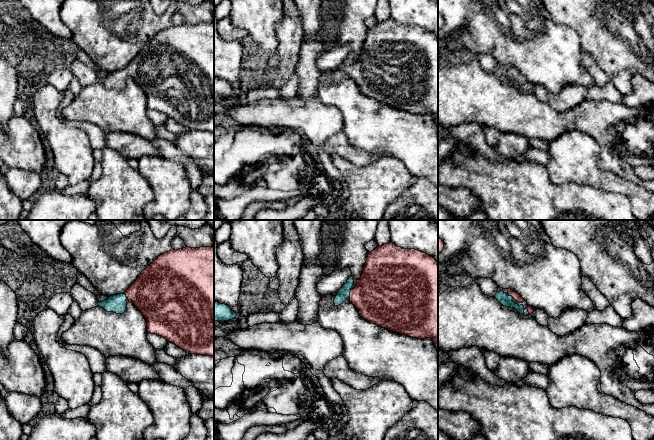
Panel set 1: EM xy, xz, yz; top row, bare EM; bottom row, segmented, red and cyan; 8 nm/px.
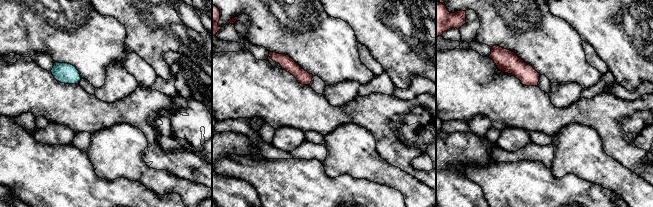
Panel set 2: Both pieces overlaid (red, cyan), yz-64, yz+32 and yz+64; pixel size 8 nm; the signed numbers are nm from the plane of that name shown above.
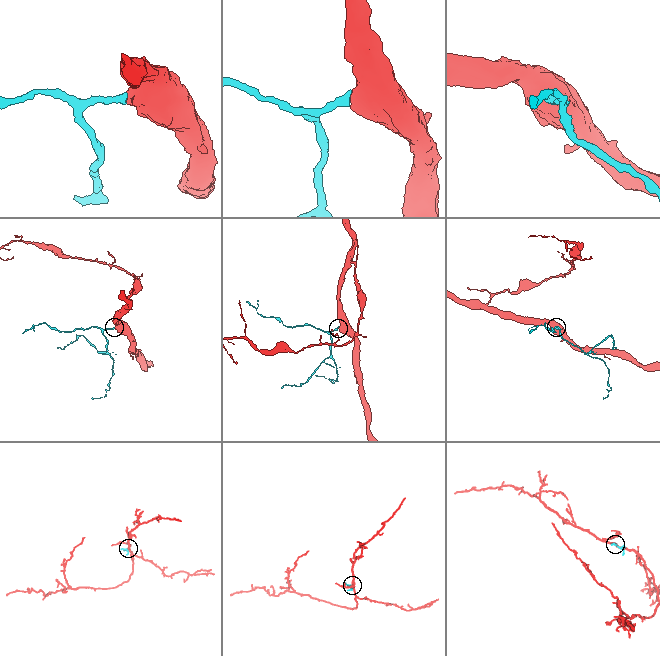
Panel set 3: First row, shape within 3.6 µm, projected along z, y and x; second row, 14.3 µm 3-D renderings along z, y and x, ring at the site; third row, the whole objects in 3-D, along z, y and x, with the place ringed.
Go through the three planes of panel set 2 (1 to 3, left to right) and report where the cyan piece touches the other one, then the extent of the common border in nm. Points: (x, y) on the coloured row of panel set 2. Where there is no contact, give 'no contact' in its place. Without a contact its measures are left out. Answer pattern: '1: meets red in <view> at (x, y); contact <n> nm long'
1: no contact
2: no contact
3: no contact

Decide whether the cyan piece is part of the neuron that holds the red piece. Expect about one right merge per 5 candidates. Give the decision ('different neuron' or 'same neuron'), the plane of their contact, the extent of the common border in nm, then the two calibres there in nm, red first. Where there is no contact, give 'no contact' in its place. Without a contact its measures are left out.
same neuron; contact in xz; length 60 nm; calibres 440 and 90 nm

